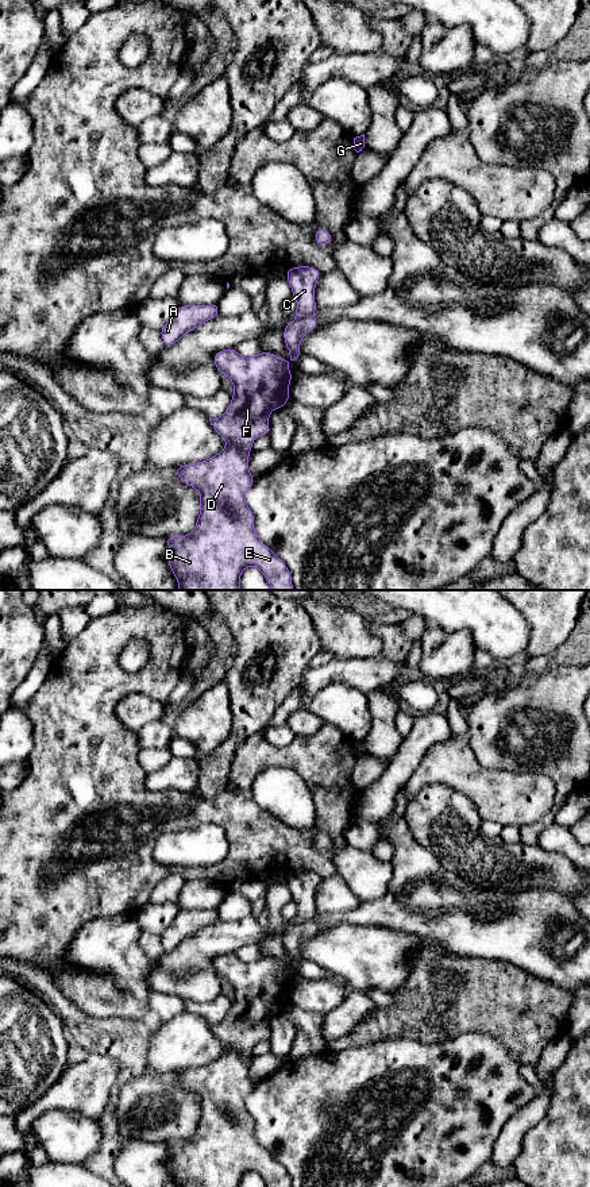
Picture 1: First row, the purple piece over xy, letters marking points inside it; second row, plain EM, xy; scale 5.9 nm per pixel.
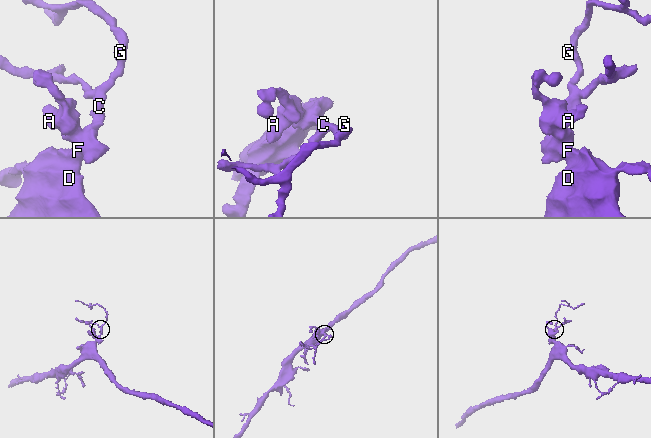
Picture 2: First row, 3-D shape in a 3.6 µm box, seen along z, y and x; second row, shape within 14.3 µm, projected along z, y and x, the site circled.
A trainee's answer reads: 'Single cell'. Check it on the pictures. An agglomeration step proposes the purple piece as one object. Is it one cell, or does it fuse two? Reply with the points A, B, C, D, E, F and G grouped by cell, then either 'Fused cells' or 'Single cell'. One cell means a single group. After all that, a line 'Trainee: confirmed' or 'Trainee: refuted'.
Groups: A B C D E F G. Single cell
Trainee: confirmed

